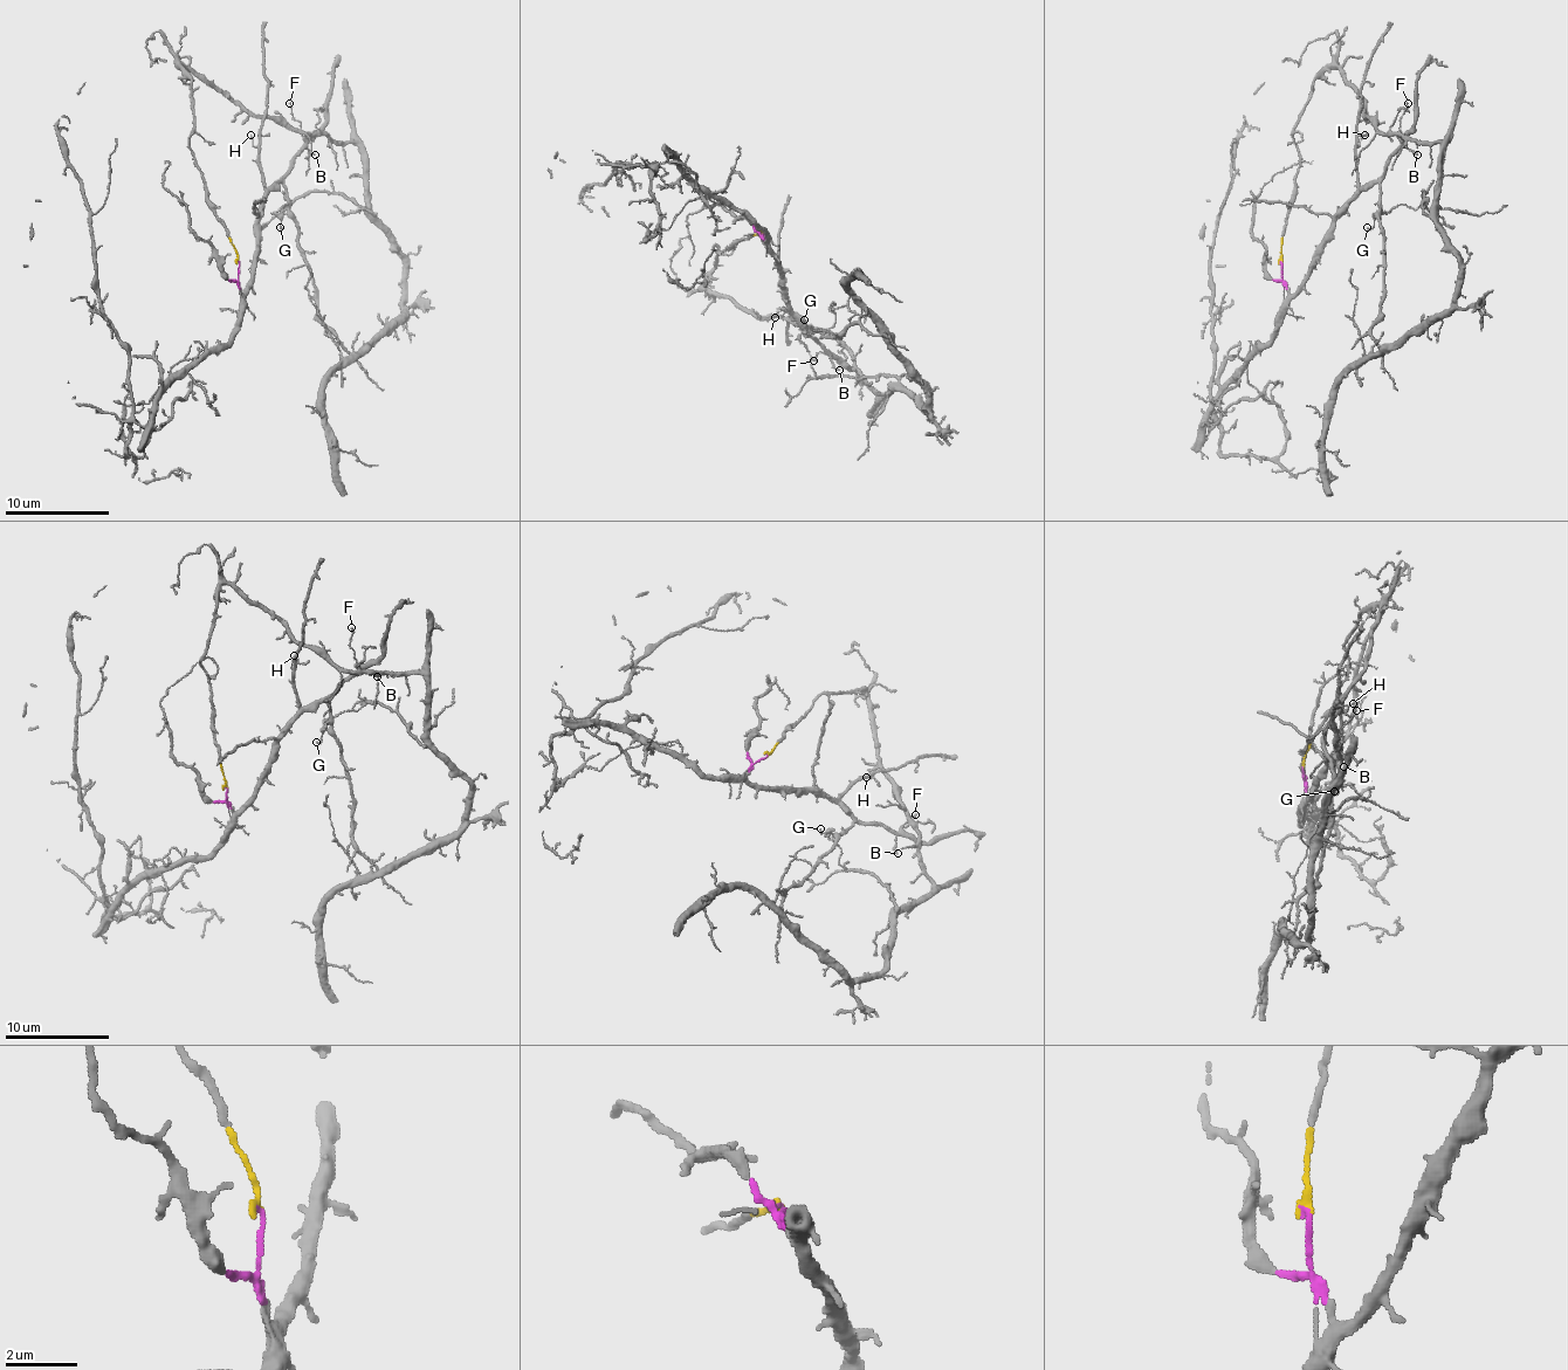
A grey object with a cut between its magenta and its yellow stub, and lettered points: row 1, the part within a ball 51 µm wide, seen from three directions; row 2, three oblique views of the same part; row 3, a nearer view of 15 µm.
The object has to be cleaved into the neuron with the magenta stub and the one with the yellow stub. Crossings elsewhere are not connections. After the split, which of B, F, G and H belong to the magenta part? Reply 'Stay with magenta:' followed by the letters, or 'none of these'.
Stay with magenta: B, F, G, H

